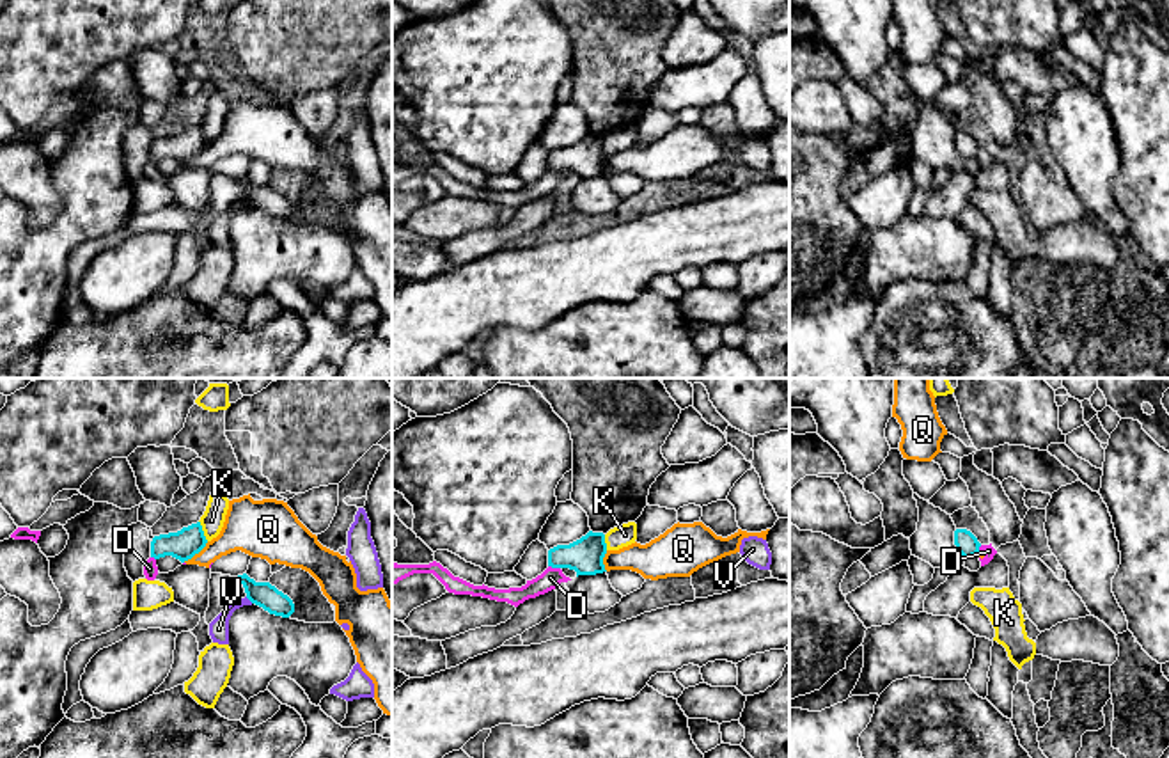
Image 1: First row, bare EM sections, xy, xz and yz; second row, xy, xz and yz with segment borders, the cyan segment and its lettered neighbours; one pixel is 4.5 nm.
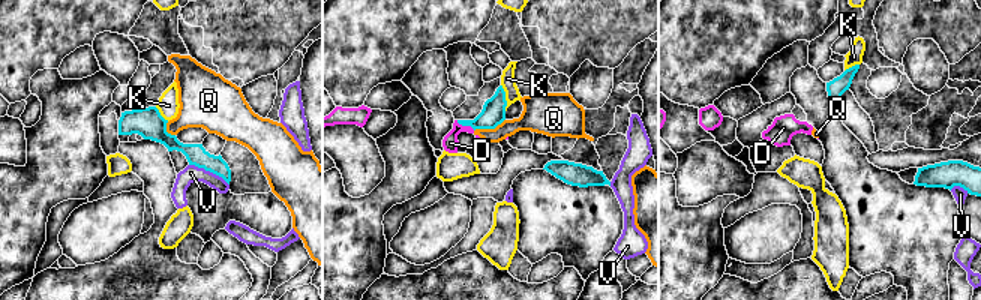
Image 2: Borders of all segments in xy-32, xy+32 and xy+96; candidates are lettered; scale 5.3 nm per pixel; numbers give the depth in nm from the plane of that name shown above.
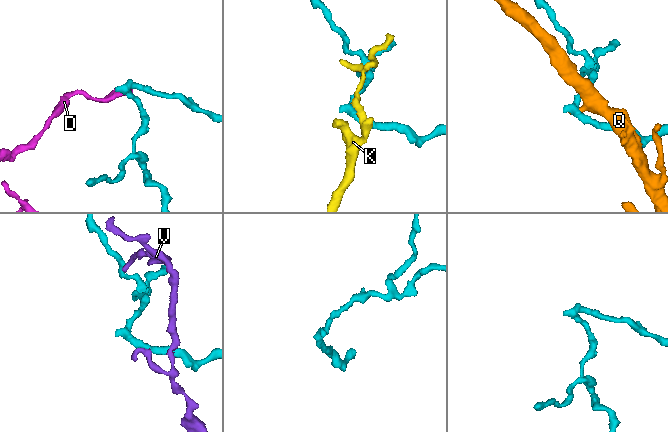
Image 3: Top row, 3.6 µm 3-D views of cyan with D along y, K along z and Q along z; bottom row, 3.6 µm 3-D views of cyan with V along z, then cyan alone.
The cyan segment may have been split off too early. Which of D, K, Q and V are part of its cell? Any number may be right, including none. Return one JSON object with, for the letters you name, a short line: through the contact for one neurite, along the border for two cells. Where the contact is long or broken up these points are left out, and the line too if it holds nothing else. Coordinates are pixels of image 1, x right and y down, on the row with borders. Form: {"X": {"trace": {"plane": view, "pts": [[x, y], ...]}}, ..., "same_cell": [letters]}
{"same_cell": []}

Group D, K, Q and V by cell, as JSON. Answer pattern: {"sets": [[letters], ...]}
{"sets": [["D", "Q"], ["K"], ["V"]]}

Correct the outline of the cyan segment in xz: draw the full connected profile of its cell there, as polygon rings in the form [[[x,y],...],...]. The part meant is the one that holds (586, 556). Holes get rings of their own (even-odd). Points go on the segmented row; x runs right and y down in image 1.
[[[589,531],[580,540],[569,545],[557,545],[548,550],[548,566],[569,568],[578,575],[603,573],[603,557],[607,554],[607,543],[603,533]]]

